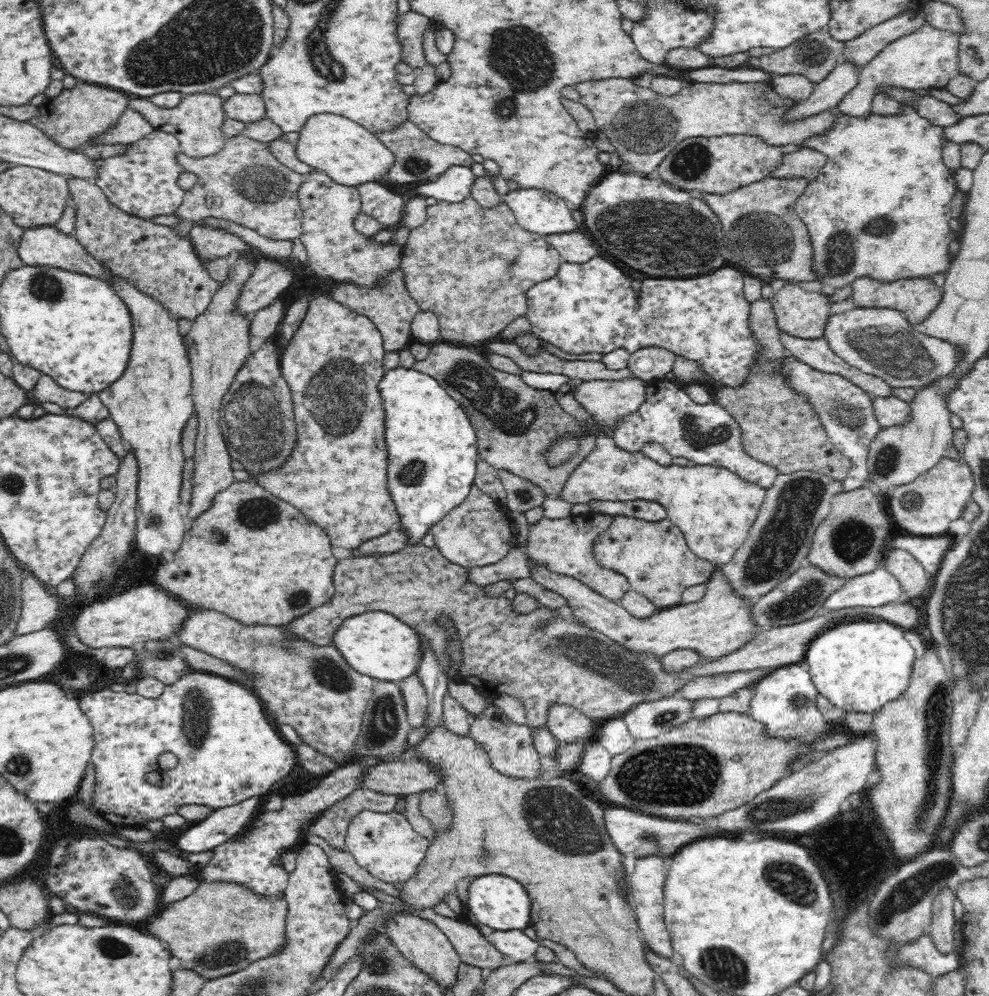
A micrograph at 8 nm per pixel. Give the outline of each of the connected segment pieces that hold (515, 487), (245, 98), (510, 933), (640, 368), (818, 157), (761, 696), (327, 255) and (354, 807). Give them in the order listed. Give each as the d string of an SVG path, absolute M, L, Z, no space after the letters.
M507 470L498 471L498 474L506 489L505 506L508 511L524 513L526 510L542 504L545 492L538 485Z
M235 93L222 102L222 110L227 119L238 120L246 124L266 117L265 102L258 94Z
M494 930L484 939L514 963L530 961L539 945L521 930Z
M641 348L631 354L627 370L630 376L652 383L672 372L675 358L673 352L663 348Z
M806 146L799 148L795 152L784 155L782 162L776 164L770 170L770 177L792 178L794 176L804 176L813 181L822 167L827 163L828 157L823 152L818 152Z
M807 662L790 664L778 669L769 670L768 675L754 684L756 694L752 697L747 714L760 721L769 736L797 736L799 740L812 742L820 732L827 732L834 723L829 723L816 708L818 689L811 680Z
M318 170L303 176L302 185L298 190L298 199L302 207L302 232L300 242L307 250L307 269L318 277L324 277L337 283L354 283L364 287L383 287L385 278L401 266L403 247L396 242L382 244L373 237L366 236L354 226L354 220L362 213L362 197L357 187L335 183L326 173Z
M358 788L337 802L330 810L326 810L306 831L314 836L322 836L334 848L347 850L344 837L350 821L364 810L380 813L393 812L399 797L402 796L385 795L370 789Z

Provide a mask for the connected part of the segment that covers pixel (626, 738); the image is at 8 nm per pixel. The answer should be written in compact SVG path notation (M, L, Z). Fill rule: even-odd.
M623 717L603 722L598 727L595 739L600 741L612 756L626 752L635 741Z

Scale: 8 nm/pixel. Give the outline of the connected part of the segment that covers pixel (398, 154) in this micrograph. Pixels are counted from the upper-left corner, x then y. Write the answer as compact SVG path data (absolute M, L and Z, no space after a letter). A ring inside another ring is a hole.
M410 118L390 131L376 133L375 135L384 146L390 149L394 157L392 166L386 172L390 184L384 182L382 186L385 185L388 190L400 194L405 202L417 195L416 190L418 190L418 186L421 186L421 184L416 182L420 182L420 180L434 181L443 172L446 172L449 166L462 165L469 167L476 159L469 152L464 152L460 147L440 144L436 140L431 139L430 135L426 135L426 132L418 129L418 126L412 123ZM393 183L401 185L393 185Z

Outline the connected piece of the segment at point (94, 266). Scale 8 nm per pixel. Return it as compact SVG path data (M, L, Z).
M42 225L41 227L28 227L20 238L18 254L22 264L26 266L46 266L62 269L68 272L77 272L86 276L100 279L113 286L115 275L104 265L98 262L73 235L66 236L55 226Z

